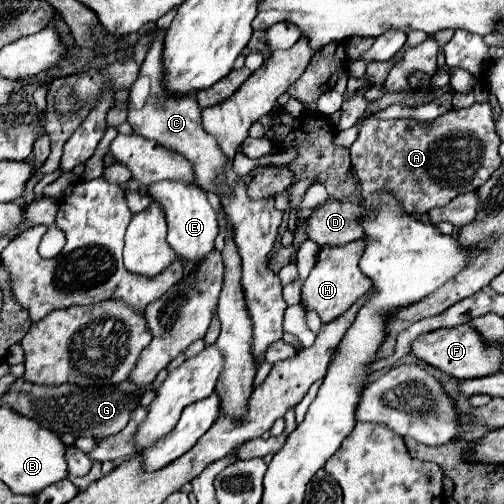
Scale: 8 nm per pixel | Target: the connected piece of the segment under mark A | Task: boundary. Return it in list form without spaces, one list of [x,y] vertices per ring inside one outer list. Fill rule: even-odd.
[[[476,102],[470,108],[450,110],[430,124],[370,118],[350,146],[350,158],[366,204],[372,204],[378,190],[388,188],[408,214],[426,214],[434,206],[444,206],[460,194],[478,190],[502,162],[498,146],[492,106]]]

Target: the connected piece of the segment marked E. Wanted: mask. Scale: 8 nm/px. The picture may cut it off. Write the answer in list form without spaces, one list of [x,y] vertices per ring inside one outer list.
[[[156,182],[148,188],[148,194],[160,202],[168,222],[168,244],[178,258],[188,262],[204,260],[214,250],[214,240],[218,236],[218,220],[214,208],[206,200],[206,192],[198,186],[188,186],[180,182]]]

